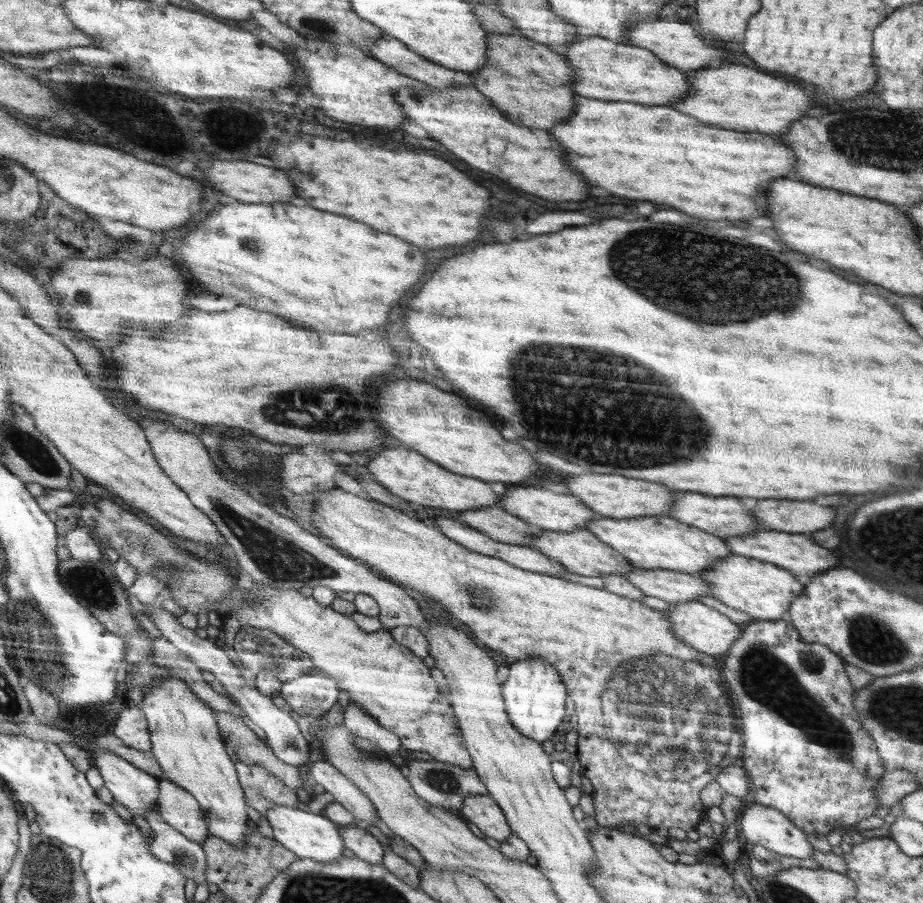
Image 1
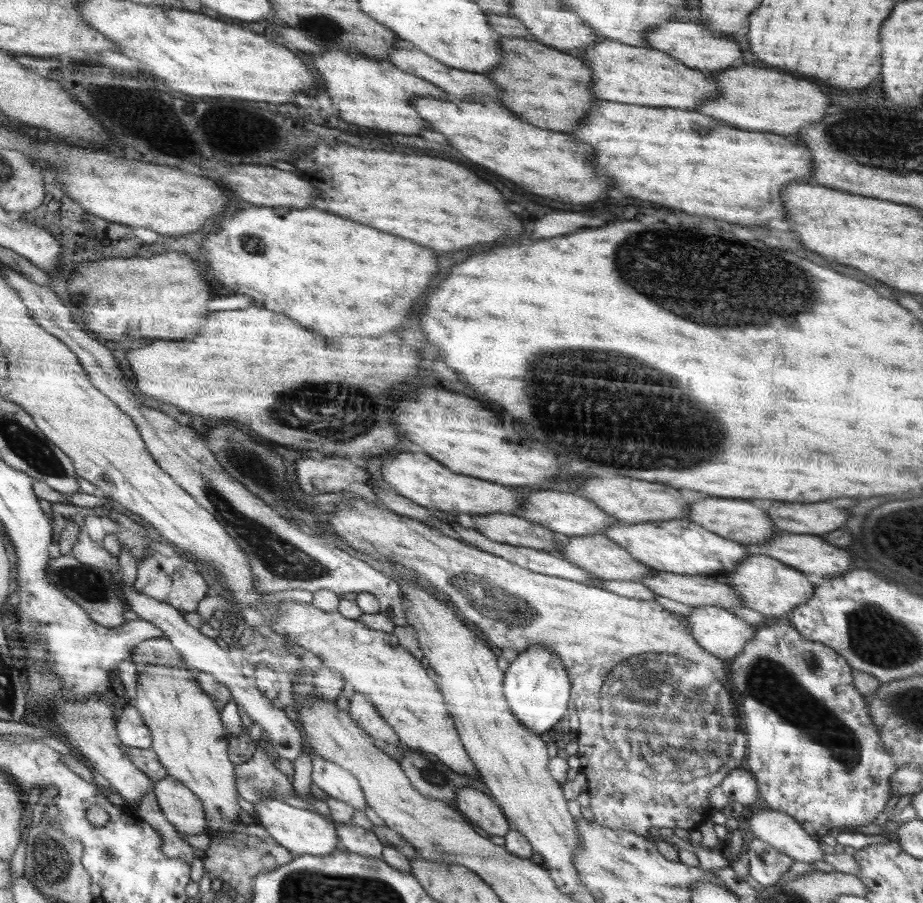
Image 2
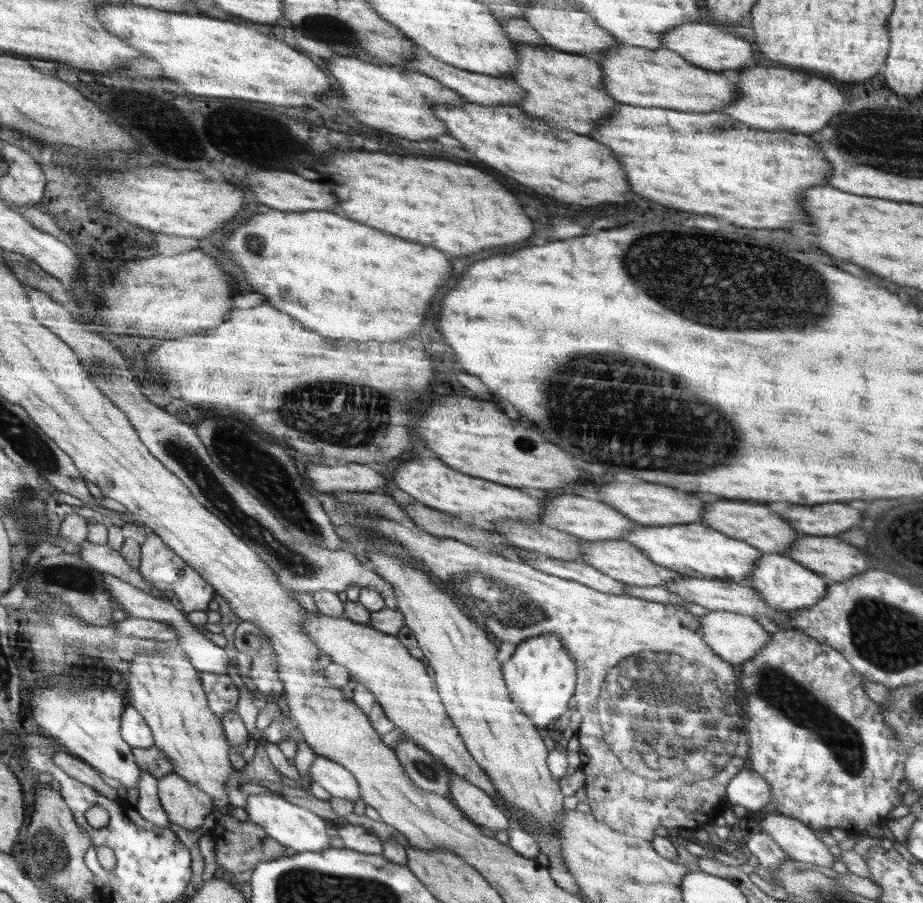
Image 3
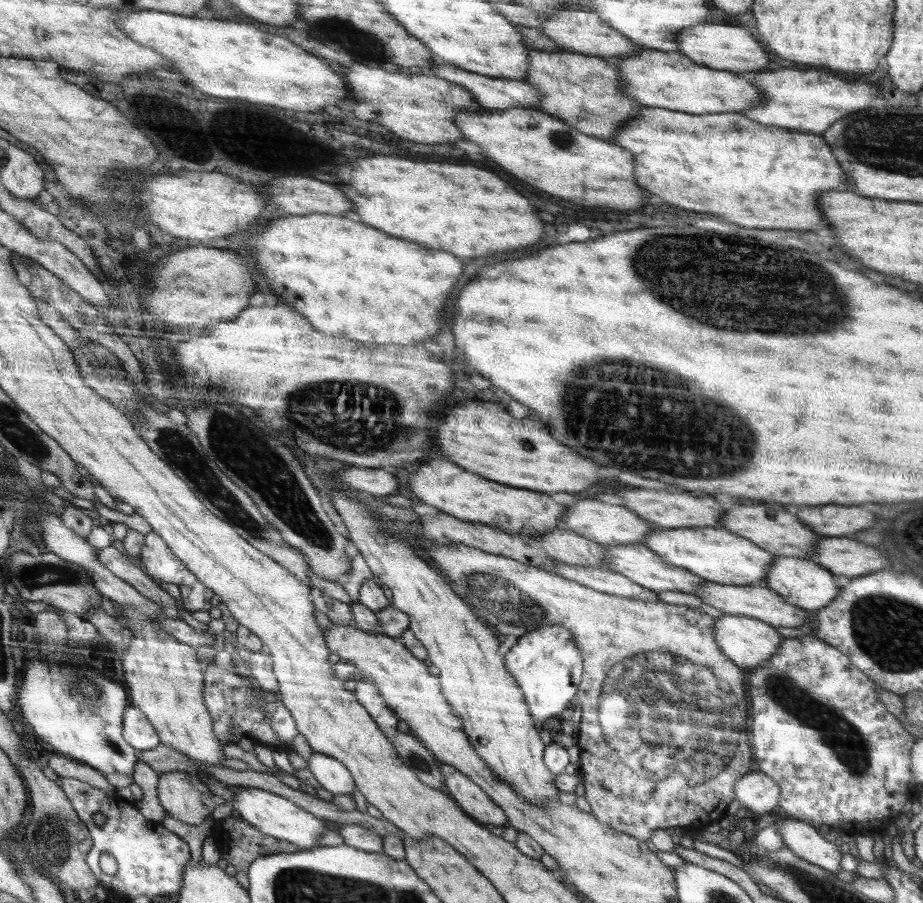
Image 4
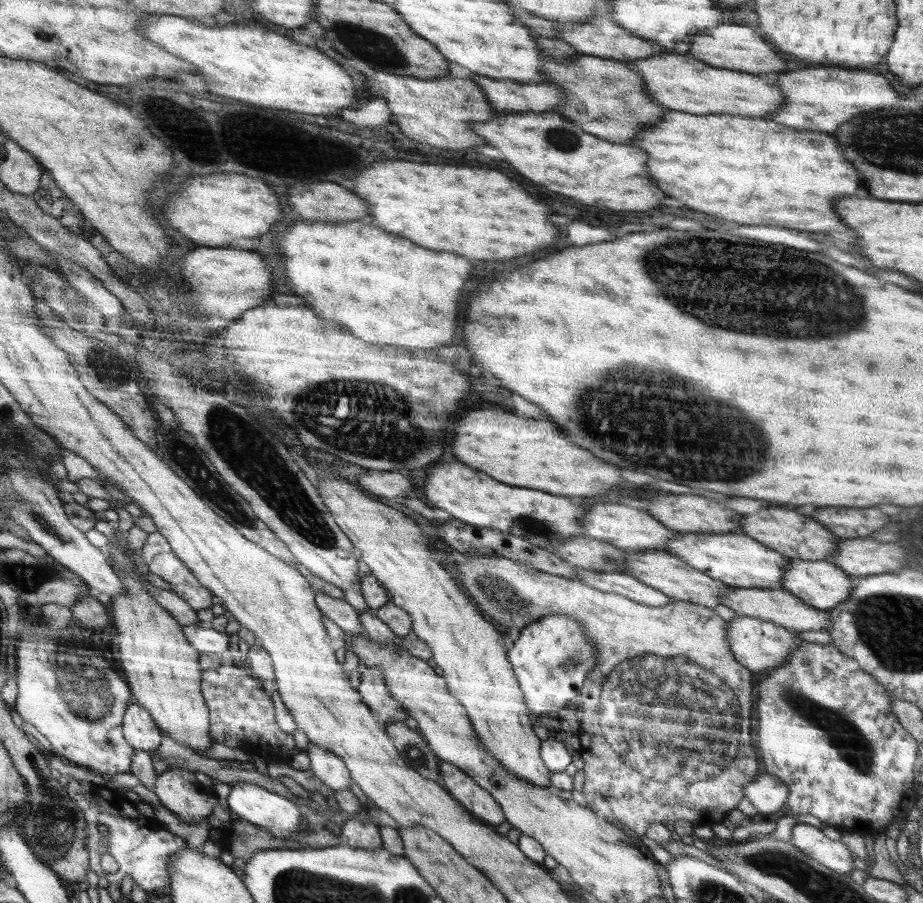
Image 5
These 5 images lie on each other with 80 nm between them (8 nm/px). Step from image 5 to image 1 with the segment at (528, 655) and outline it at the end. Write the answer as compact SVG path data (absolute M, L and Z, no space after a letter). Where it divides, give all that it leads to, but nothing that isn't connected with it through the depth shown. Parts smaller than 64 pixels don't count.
M542 658L515 661L509 666L510 676L504 682L504 698L511 722L520 732L536 742L552 738L564 718L567 686L556 666Z

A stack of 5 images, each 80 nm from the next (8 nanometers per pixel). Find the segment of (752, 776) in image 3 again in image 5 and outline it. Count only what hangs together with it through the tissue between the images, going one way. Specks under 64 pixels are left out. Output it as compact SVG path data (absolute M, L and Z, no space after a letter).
M761 771L751 784L745 786L745 795L758 813L766 816L787 804L789 786L777 776Z

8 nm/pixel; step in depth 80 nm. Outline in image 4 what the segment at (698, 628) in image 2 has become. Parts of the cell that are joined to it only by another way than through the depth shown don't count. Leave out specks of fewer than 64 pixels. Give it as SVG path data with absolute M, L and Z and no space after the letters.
M727 613L715 620L715 638L728 660L740 665L740 668L758 668L762 663L770 661L783 645L783 636L766 622Z

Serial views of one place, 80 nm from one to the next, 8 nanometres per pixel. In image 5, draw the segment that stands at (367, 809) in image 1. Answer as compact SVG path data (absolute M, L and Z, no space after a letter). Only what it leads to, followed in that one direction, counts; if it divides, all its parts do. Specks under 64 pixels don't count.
M309 743L308 757L310 757L310 768L314 774L329 787L333 789L348 788L352 784L351 774L344 765L344 762L317 744Z

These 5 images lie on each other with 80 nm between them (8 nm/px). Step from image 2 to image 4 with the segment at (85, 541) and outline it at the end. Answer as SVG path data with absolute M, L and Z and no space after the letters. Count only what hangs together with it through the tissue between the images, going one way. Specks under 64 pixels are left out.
M112 544L106 548L96 548L95 551L99 561L108 567L108 570L111 570L127 583L131 583L140 594L159 603L159 606L164 608L164 612L167 612L166 618L181 619L176 599L150 579L142 569L136 567L132 561L122 555Z

